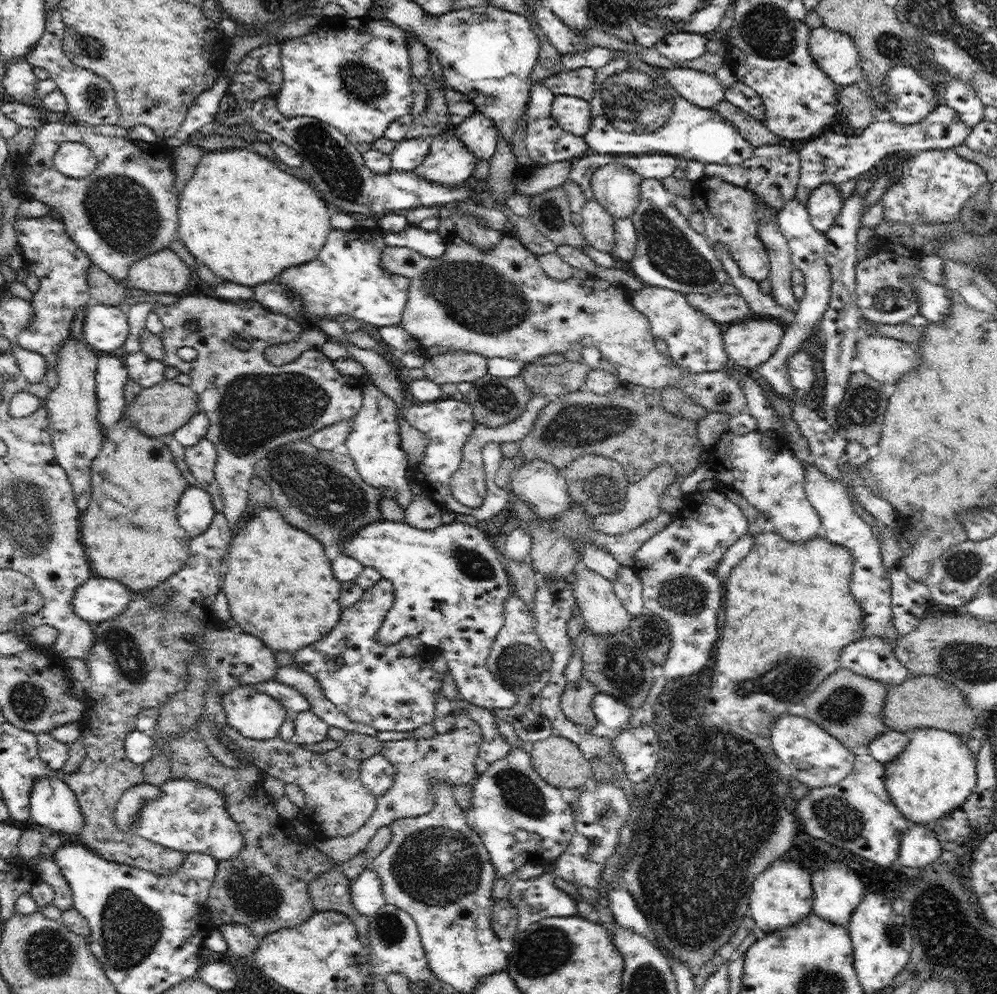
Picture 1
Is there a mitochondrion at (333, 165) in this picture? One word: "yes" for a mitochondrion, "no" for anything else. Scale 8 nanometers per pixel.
yes

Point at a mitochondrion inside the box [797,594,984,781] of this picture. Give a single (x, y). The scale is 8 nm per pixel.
(843, 706)

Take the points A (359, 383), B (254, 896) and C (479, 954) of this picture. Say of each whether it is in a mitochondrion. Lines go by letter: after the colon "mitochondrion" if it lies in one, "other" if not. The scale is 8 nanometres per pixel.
A: other
B: mitochondrion
C: other

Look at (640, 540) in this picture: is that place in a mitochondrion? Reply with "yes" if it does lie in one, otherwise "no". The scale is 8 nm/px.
no

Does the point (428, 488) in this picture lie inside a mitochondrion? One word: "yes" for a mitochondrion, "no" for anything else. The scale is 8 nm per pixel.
no

